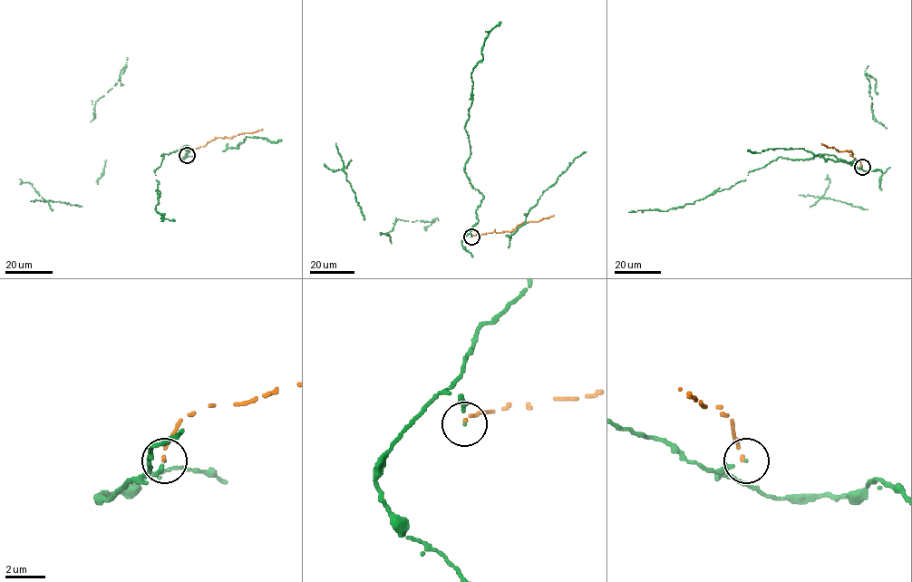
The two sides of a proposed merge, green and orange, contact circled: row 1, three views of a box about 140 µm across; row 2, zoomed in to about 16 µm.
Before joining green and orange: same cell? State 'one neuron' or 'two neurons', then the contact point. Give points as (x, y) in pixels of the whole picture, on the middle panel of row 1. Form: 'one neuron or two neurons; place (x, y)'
two neurons; place (471, 237)

